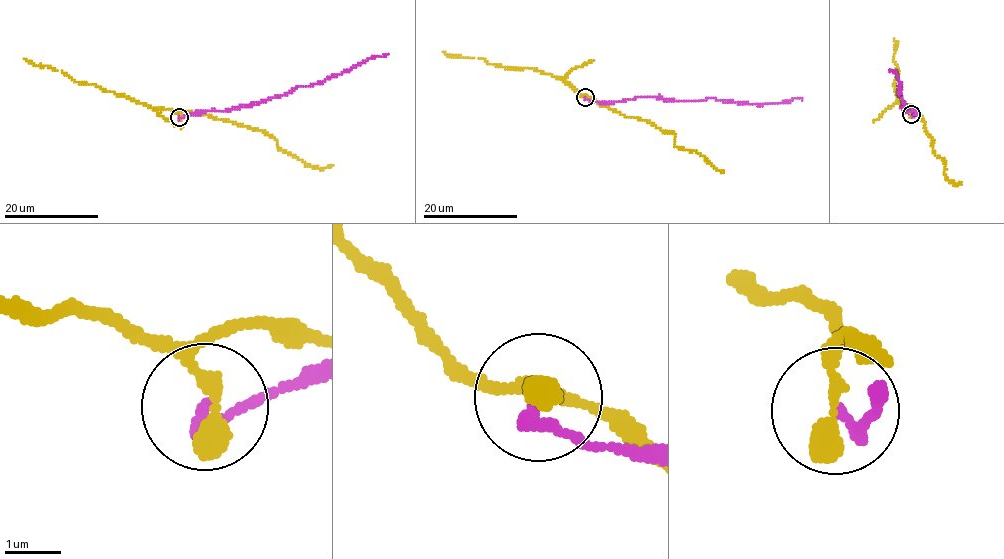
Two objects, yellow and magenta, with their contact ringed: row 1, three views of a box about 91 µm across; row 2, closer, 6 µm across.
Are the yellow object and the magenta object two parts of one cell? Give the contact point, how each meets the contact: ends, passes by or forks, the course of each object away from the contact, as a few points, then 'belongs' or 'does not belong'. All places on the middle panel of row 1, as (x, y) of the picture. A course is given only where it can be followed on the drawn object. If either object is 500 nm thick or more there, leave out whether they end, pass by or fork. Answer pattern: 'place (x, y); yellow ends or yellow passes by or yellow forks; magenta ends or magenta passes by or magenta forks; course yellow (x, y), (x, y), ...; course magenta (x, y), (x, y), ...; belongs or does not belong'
place (585, 97); yellow ends; magenta ends; course yellow (585, 96), (626, 116), (649, 121), (674, 133), (677, 147), (697, 151), (723, 172); course magenta (585, 96), (594, 102), (608, 103), (639, 96), (682, 101), (708, 98), (757, 105), (803, 100); does not belong

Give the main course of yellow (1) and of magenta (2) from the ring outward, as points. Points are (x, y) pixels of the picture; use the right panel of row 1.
1: (911, 114), (914, 108), (924, 122), (932, 148), (944, 161), (949, 180), (960, 181)
2: (911, 114), (916, 113), (904, 110), (897, 74), (891, 69)

